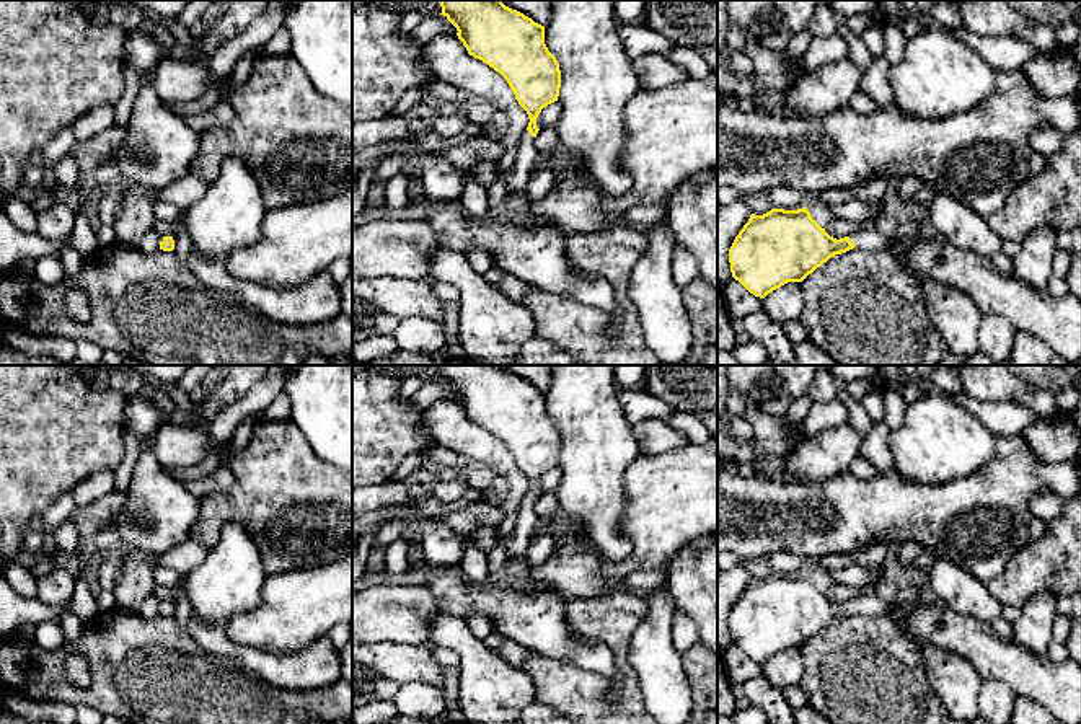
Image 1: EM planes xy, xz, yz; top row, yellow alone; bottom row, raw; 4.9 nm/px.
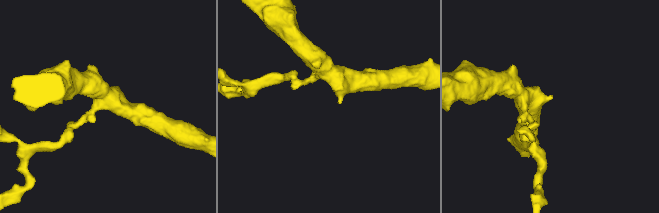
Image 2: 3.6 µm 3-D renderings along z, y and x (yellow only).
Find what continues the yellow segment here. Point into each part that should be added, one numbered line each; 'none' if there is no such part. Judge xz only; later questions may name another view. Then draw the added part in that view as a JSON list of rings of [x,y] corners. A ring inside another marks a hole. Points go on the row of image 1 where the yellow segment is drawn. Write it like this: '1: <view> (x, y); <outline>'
1: xz (517, 178); [[[525,130],[520,137],[515,152],[515,163],[512,170],[507,173],[509,196],[518,196],[525,192],[532,176],[532,166],[536,157],[538,150],[535,148],[535,137],[532,137],[530,132]]]

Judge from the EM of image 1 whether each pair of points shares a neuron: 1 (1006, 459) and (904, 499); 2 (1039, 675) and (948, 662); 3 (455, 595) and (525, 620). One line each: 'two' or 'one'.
1: one
2: two
3: one

